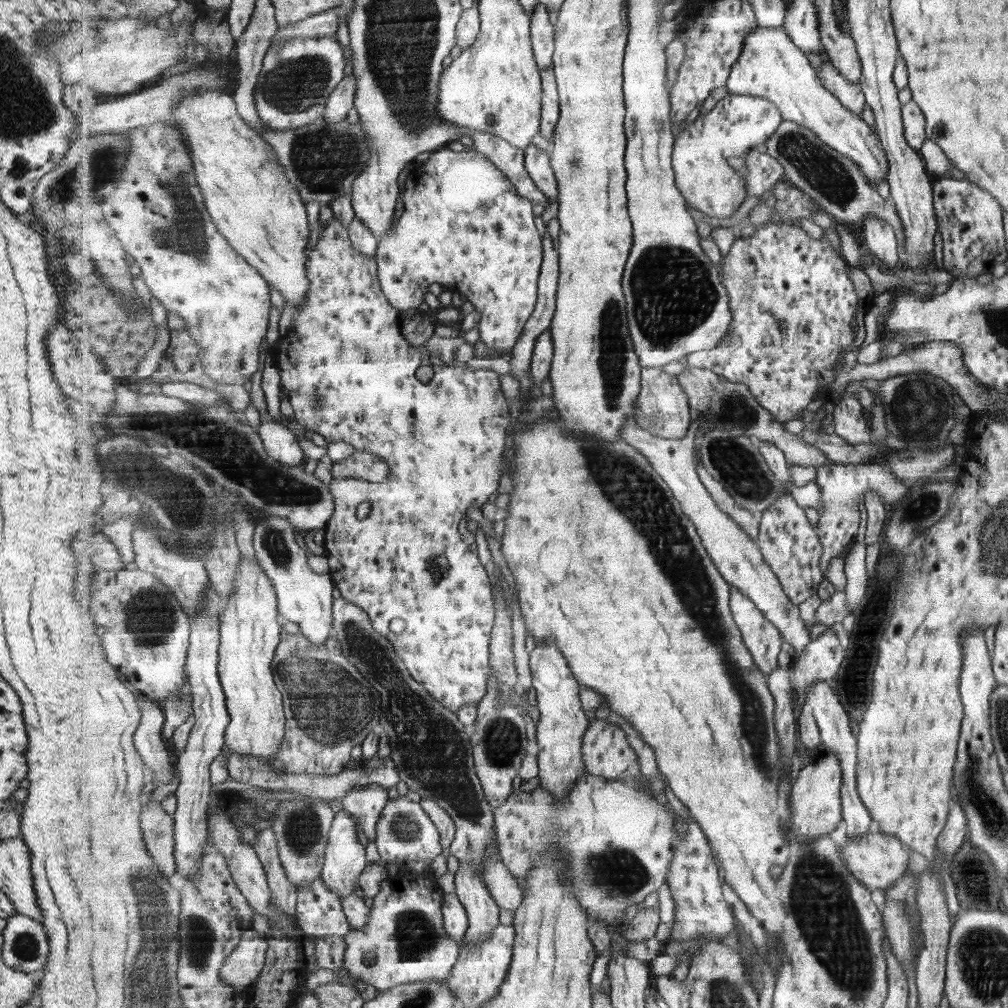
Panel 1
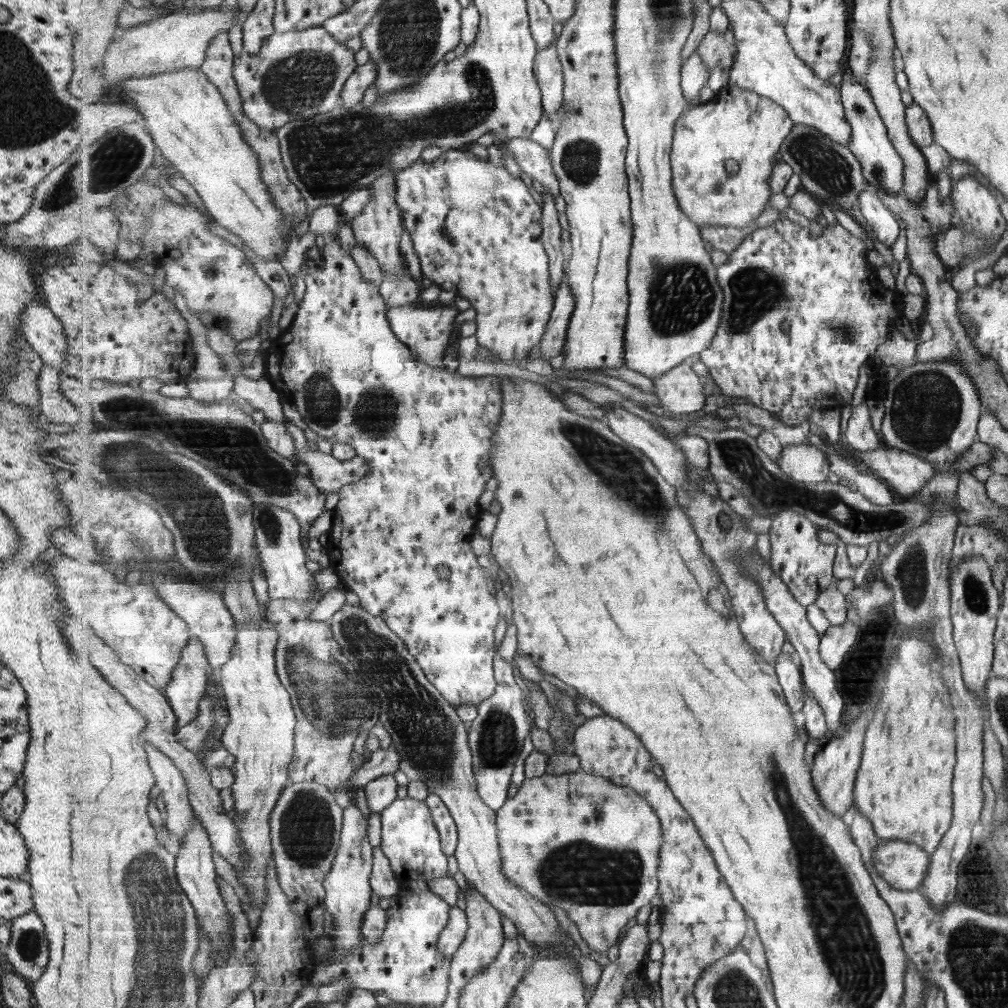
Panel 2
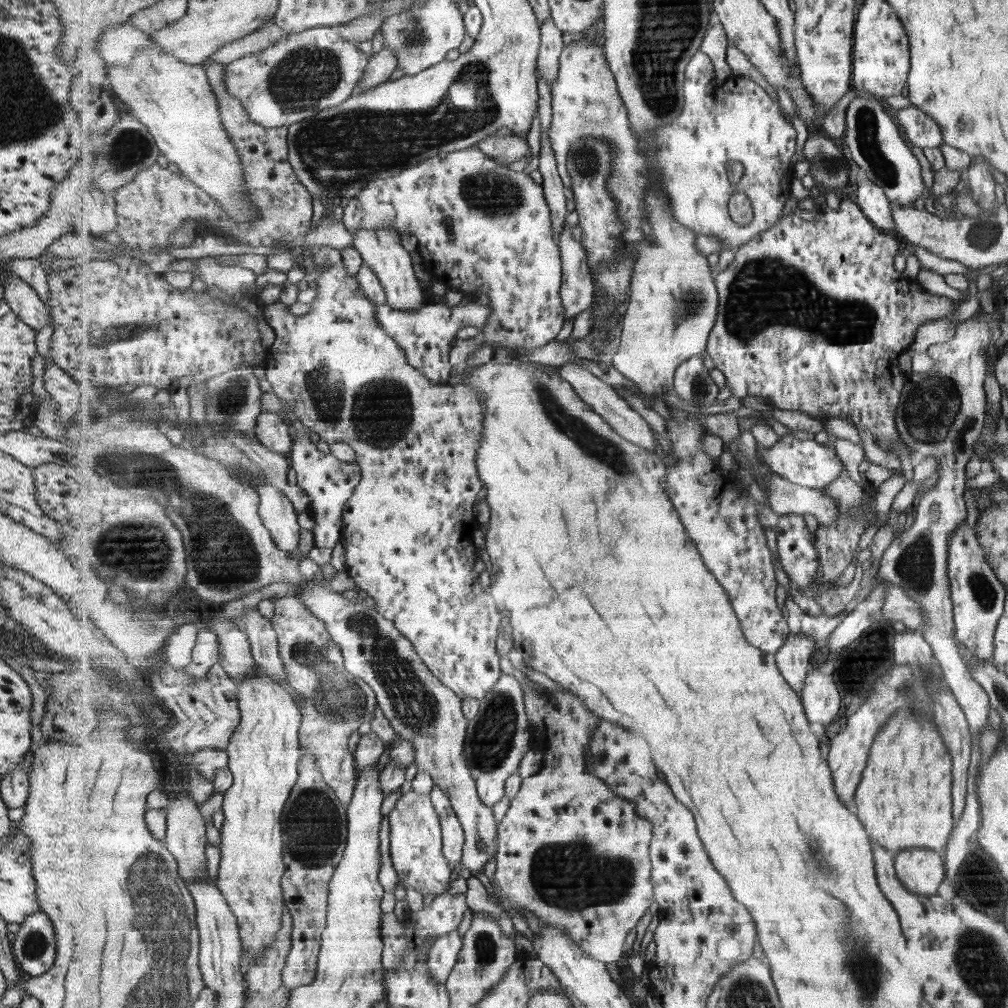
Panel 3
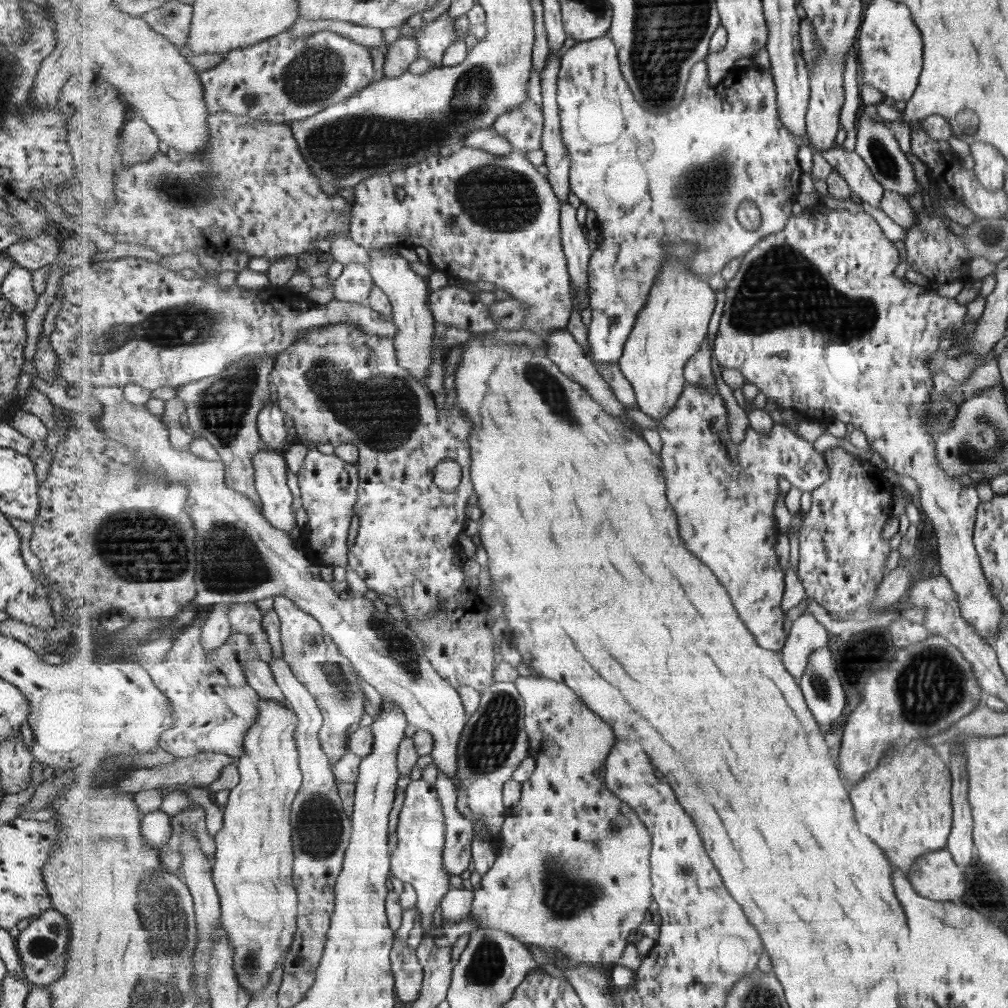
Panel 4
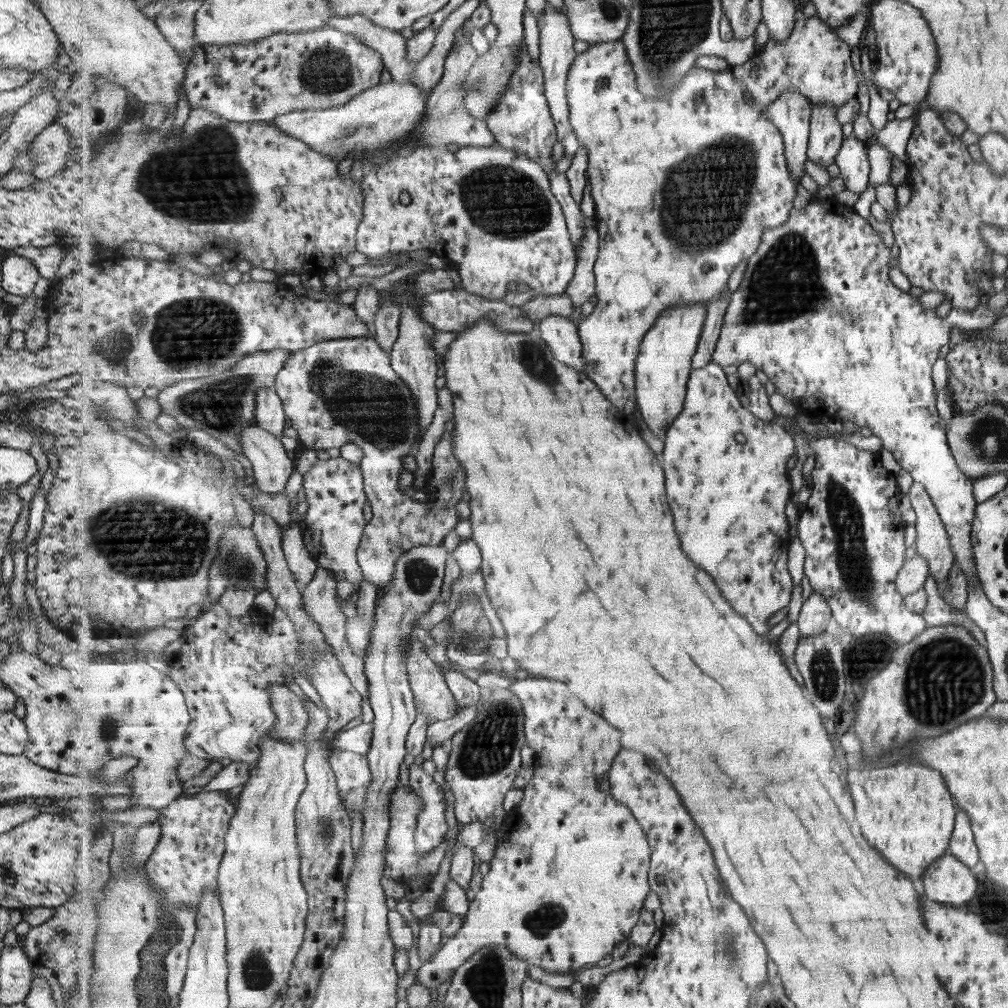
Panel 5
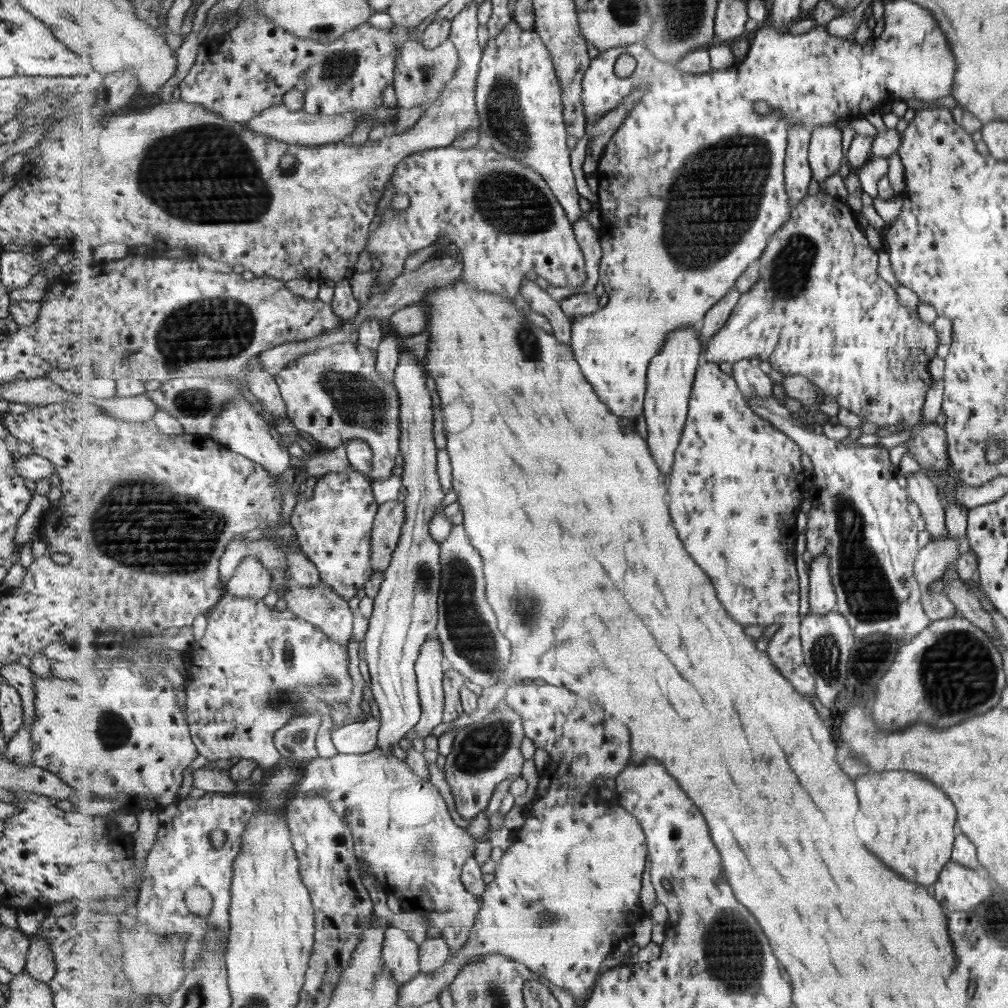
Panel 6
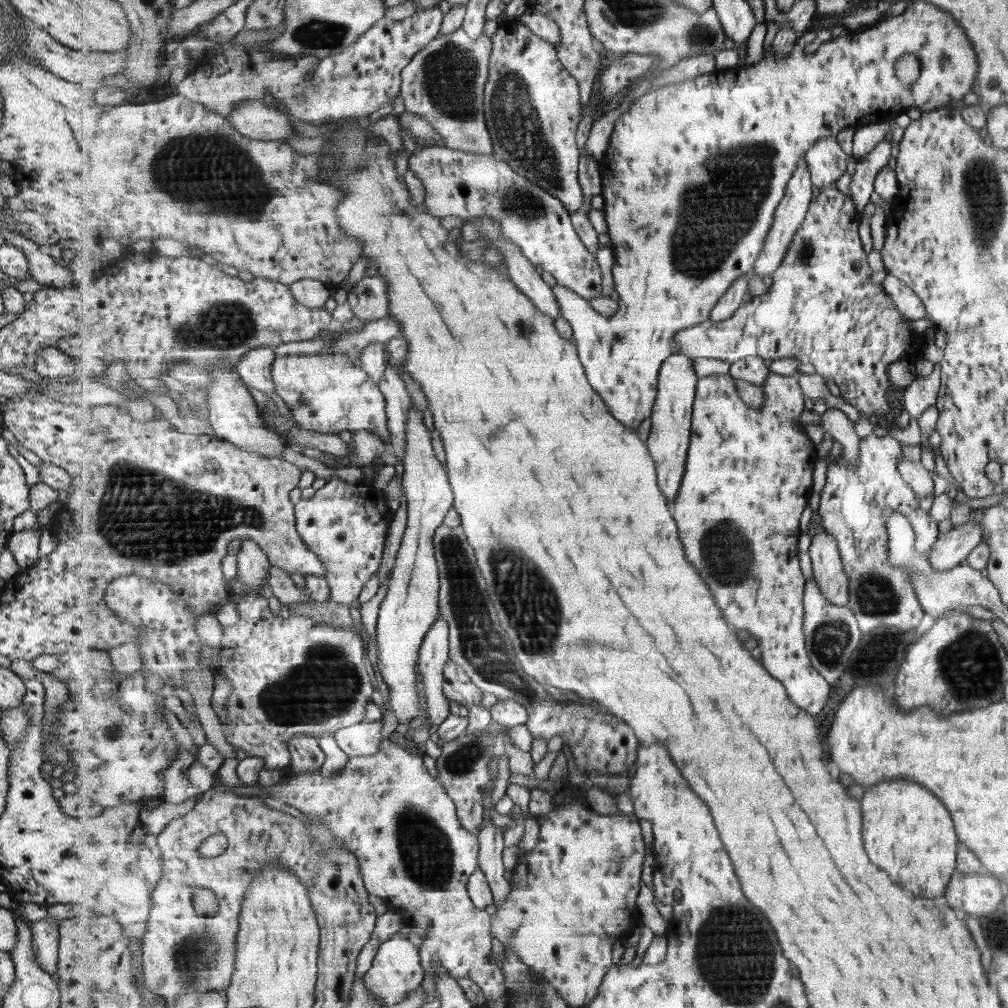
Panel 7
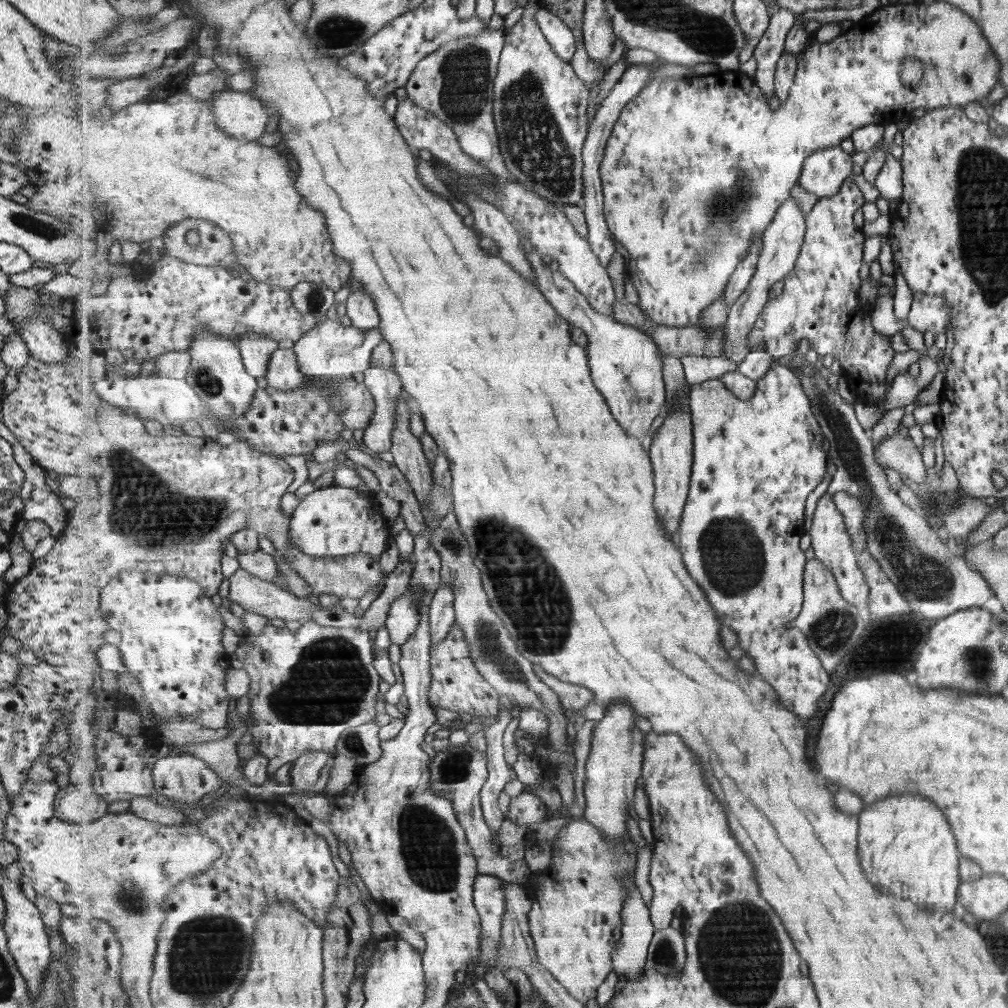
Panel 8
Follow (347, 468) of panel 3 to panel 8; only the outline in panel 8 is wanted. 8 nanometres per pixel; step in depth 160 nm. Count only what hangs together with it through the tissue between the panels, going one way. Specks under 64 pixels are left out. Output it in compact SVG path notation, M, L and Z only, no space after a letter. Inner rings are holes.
M335 484L305 495L289 519L292 543L308 556L334 559L347 554L365 553L379 557L387 550L391 539L390 525L375 500L363 497L353 488Z

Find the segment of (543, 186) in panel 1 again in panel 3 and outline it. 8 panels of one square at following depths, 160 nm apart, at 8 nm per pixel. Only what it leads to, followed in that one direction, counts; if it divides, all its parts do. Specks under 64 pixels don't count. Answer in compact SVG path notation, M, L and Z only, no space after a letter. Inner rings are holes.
M489 136L486 140L479 142L477 147L483 152L504 165L524 160L529 146L523 136Z

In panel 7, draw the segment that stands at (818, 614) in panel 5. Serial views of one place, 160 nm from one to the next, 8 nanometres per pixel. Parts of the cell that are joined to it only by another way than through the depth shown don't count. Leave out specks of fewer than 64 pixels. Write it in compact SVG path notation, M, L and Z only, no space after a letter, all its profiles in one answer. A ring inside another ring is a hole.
M819 510L813 512L811 523L815 528L809 547L813 576L833 604L847 607L851 581L843 564L837 537L826 531Z

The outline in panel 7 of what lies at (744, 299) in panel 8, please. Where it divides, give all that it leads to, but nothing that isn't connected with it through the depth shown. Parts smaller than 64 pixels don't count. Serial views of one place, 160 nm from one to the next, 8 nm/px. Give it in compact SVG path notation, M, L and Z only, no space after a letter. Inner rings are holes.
M807 156L799 159L799 165L795 170L795 175L791 178L787 185L786 196L775 213L775 220L772 224L769 236L764 244L764 250L755 261L754 271L759 277L773 276L776 271L779 271L783 265L784 258L791 243L794 242L794 236L798 234L798 230L802 227L803 221L806 219L807 213L810 211L811 198L813 198L813 181L809 165L807 165Z

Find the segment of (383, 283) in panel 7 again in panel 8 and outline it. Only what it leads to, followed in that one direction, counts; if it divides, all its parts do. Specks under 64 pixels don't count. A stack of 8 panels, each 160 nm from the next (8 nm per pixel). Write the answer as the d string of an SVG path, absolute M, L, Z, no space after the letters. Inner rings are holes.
M362 289L349 295L346 310L352 324L357 328L371 330L381 324L376 303L370 294Z

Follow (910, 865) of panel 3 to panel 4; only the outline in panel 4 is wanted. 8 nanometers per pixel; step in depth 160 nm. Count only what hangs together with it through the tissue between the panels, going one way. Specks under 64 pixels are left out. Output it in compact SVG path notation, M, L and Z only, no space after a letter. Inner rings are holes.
M947 849L927 852L908 873L915 890L933 901L953 901L965 892L965 876Z

